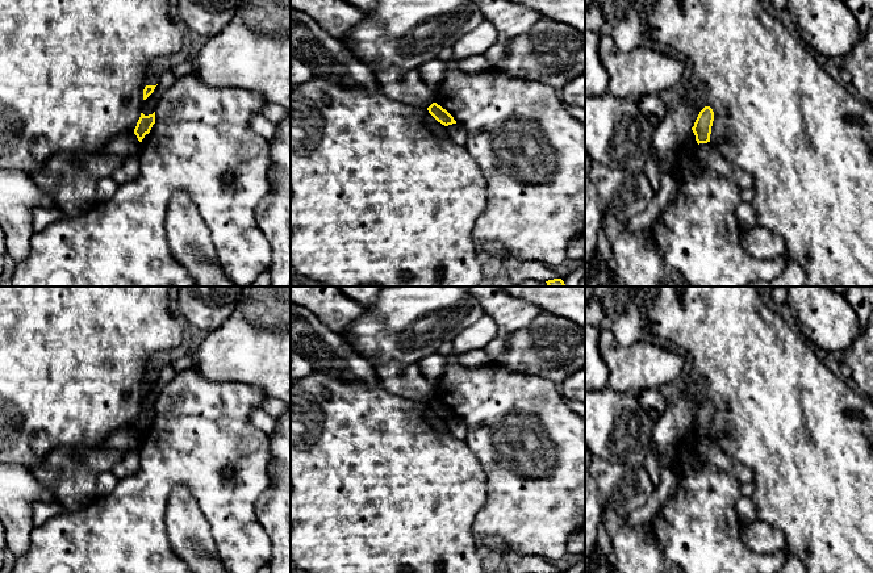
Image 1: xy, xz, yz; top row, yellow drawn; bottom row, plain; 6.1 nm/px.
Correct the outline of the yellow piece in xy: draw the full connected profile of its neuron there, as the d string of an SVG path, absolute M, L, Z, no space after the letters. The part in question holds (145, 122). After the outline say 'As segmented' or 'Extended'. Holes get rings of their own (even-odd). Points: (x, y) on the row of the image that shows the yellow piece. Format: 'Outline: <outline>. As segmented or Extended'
Outline: M155 112L149 116L145 116L143 113L141 113L141 117L134 129L134 134L137 135L139 142L142 142L145 135L150 133L154 124L155 124Z. As segmented

